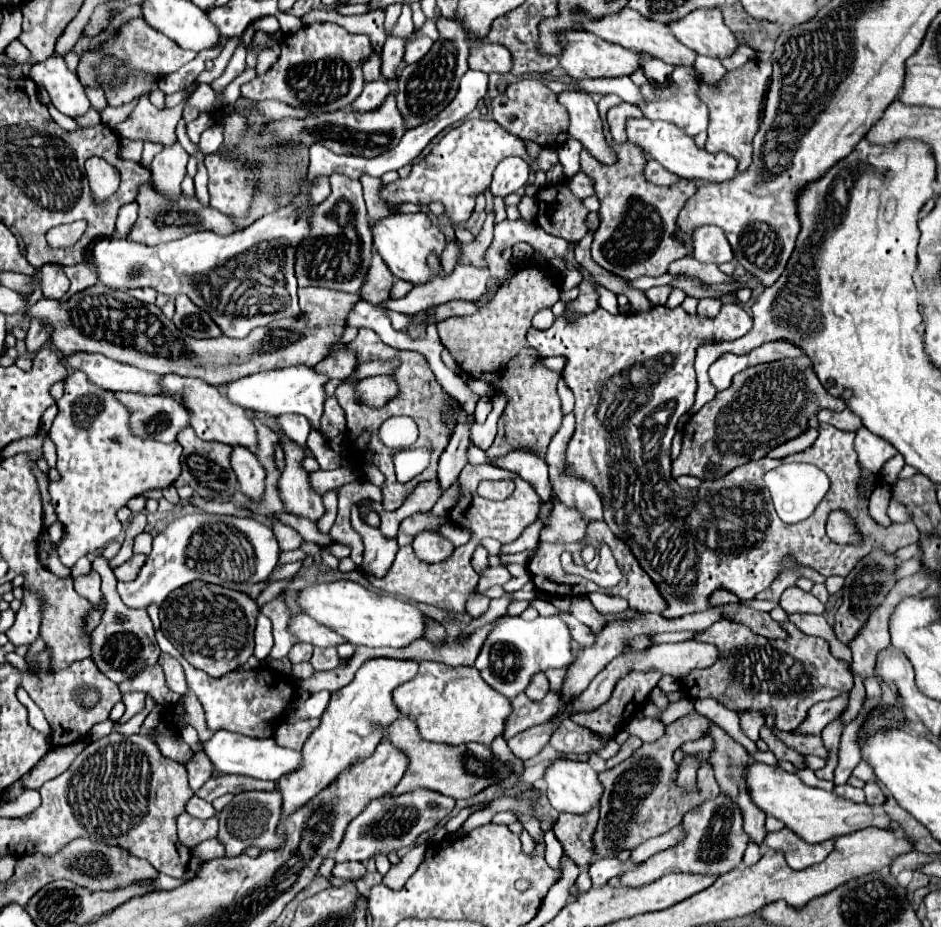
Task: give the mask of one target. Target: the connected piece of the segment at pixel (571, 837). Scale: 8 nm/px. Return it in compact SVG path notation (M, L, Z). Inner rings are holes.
M598 807L590 809L584 815L560 813L554 825L556 839L562 843L564 853L580 867L586 867L590 865L590 861L594 861L592 847L590 847L590 835L594 833L596 823L598 823Z

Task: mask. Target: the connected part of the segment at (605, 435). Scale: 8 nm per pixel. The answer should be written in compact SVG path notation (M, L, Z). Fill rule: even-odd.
M660 305L652 307L650 311L634 311L620 315L612 315L606 309L598 307L592 313L584 313L582 317L576 315L576 319L572 319L572 315L568 315L568 319L566 315L556 317L550 329L540 331L532 327L526 335L530 347L534 347L540 357L568 357L568 363L564 367L564 379L576 397L576 431L566 447L566 471L590 481L596 487L604 503L604 521L608 523L610 531L618 539L626 541L642 569L654 579L662 595L666 595L670 609L666 609L664 617L682 617L686 613L706 611L708 597L716 589L728 589L740 599L752 599L756 593L764 591L772 583L772 579L780 571L780 559L784 555L794 555L800 565L808 565L824 577L846 577L850 569L854 569L858 559L862 559L862 555L868 555L874 545L882 545L886 551L896 551L920 539L920 531L914 527L912 521L882 527L870 517L868 495L864 495L864 491L858 491L858 483L862 489L862 469L854 451L856 433L836 429L828 423L818 425L818 439L812 443L812 447L786 457L786 461L814 463L830 477L830 491L820 501L820 507L816 507L816 511L800 523L782 523L774 507L766 507L764 503L766 489L762 483L762 475L780 463L770 457L744 463L722 479L702 483L696 489L678 487L678 483L670 475L670 441L676 433L678 419L694 405L696 349L706 341L734 341L748 333L750 327L752 319L736 305L724 305L716 319L702 319L698 315L690 317L684 313L682 307L670 309ZM832 509L846 509L856 519L860 533L864 533L864 545L852 547L830 541L824 527Z

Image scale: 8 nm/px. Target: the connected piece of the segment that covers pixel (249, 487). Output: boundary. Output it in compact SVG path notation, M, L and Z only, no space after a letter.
M232 445L232 455L230 455L230 465L238 477L240 489L252 497L260 499L264 491L264 469L256 461L256 457L242 445Z

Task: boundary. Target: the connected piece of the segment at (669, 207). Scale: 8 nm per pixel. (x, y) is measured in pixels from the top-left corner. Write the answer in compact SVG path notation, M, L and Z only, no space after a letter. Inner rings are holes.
M604 95L598 101L598 111L602 119L603 133L606 143L616 153L618 161L612 165L602 165L596 161L586 149L580 153L580 173L588 175L594 181L594 195L600 201L600 227L594 233L592 241L592 257L594 261L614 261L614 273L624 279L638 279L642 275L660 277L668 271L668 265L688 253L692 247L684 247L674 239L676 233L676 217L684 203L696 193L696 185L678 183L674 187L656 187L648 183L642 175L642 167L646 157L632 143L614 143L610 139L609 127L605 123L606 114L614 103L622 99L616 95Z

